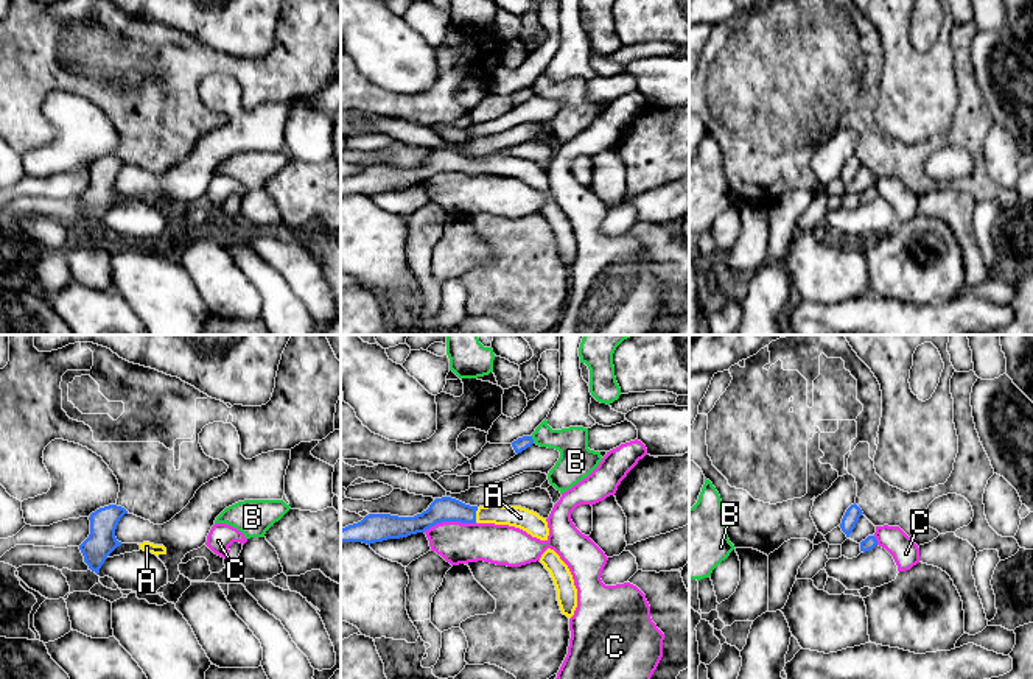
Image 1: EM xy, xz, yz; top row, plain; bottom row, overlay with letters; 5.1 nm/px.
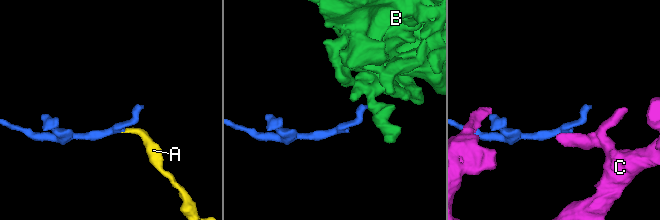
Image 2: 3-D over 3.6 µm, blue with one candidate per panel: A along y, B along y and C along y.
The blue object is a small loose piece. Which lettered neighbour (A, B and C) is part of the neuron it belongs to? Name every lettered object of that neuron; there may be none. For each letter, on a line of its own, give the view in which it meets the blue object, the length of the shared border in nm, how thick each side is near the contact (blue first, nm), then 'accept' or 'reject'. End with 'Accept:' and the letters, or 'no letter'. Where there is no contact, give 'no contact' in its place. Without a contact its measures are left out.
A: contact in xz; length 70 nm; calibres 130 and 110 nm; accept
B: contact in xz; length 40 nm; calibres 70 and 180 nm; reject
C: contact in xz; length 280 nm; calibres 130 and 220 nm; reject
Accept: A

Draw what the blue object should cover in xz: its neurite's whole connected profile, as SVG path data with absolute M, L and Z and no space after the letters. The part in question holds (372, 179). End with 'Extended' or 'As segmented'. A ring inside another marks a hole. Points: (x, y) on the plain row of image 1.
M451 148L436 150L426 162L414 168L369 165L361 173L341 181L341 193L375 195L387 190L425 184L442 173L495 174L520 179L540 192L548 192L546 170L521 157L470 157Z. Extended

